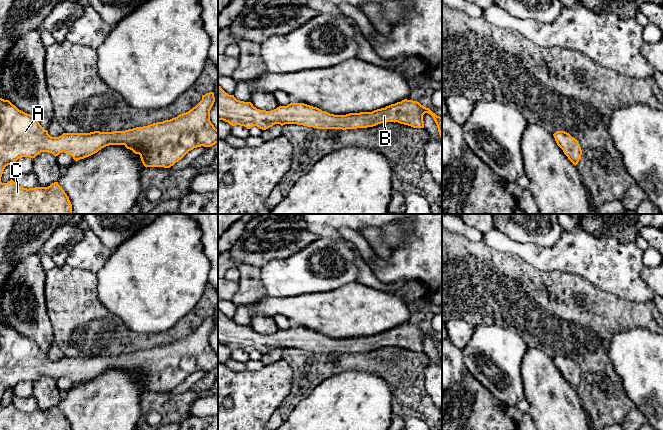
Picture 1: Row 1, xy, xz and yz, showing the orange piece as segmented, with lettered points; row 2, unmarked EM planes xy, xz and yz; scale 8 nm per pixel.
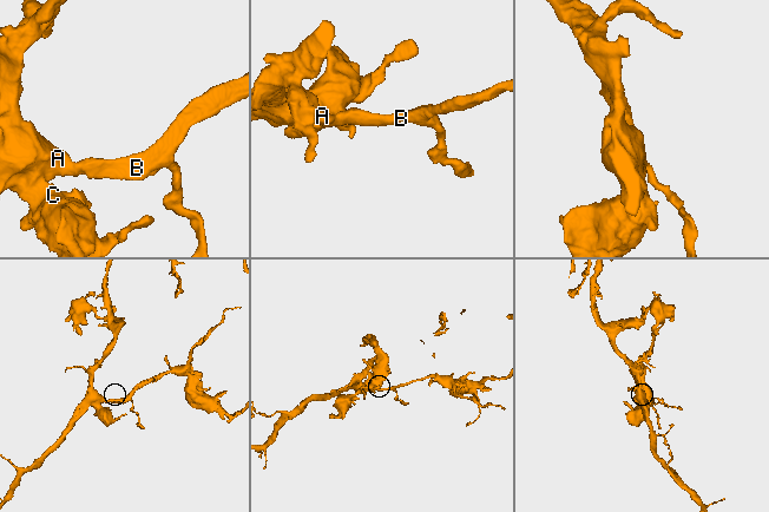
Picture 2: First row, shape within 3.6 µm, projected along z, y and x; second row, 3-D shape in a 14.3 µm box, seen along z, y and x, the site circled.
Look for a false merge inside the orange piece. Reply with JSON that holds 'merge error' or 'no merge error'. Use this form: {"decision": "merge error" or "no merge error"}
{"decision": "no merge error"}

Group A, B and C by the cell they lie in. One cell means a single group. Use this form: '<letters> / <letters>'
A B C

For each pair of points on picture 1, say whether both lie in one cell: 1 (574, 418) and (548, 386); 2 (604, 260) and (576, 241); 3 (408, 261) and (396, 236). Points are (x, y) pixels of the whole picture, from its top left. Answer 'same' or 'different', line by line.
1: same
2: same
3: different

